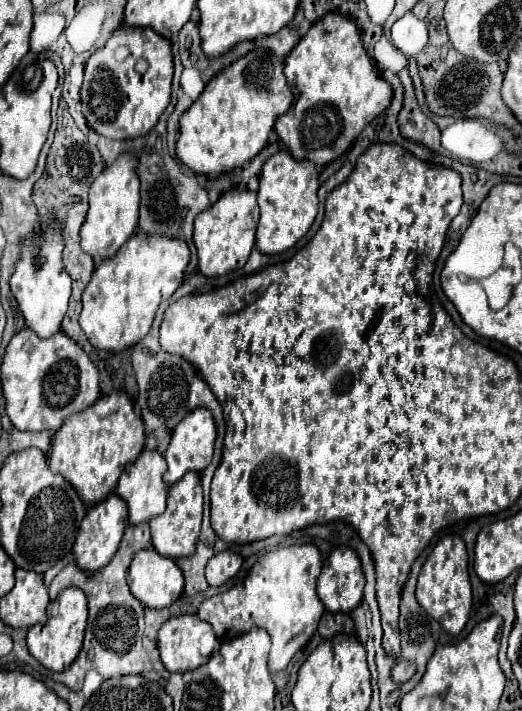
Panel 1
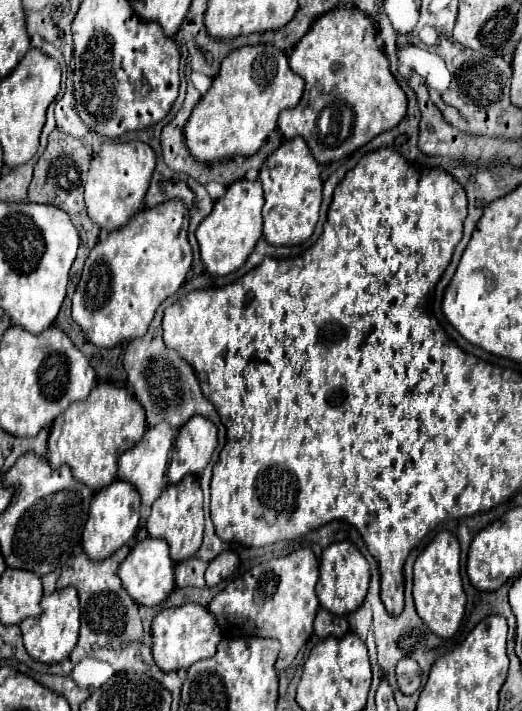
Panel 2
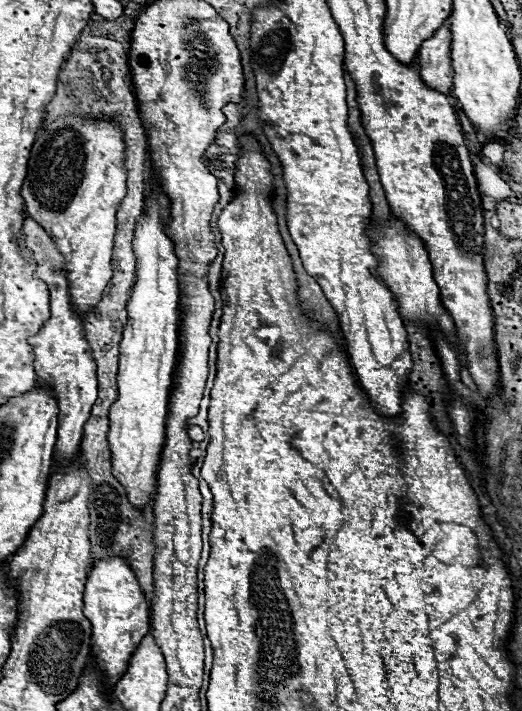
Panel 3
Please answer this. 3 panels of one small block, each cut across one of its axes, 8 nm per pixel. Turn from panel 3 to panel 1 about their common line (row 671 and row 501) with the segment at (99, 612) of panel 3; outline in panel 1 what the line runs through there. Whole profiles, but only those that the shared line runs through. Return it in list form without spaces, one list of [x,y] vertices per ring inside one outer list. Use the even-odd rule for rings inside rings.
[[[112,492],[102,502],[94,504],[84,516],[84,522],[80,524],[80,530],[76,536],[76,544],[74,544],[76,564],[86,572],[96,572],[104,568],[110,562],[110,558],[116,554],[126,524],[128,524],[128,506],[124,498],[120,498],[116,492]]]

